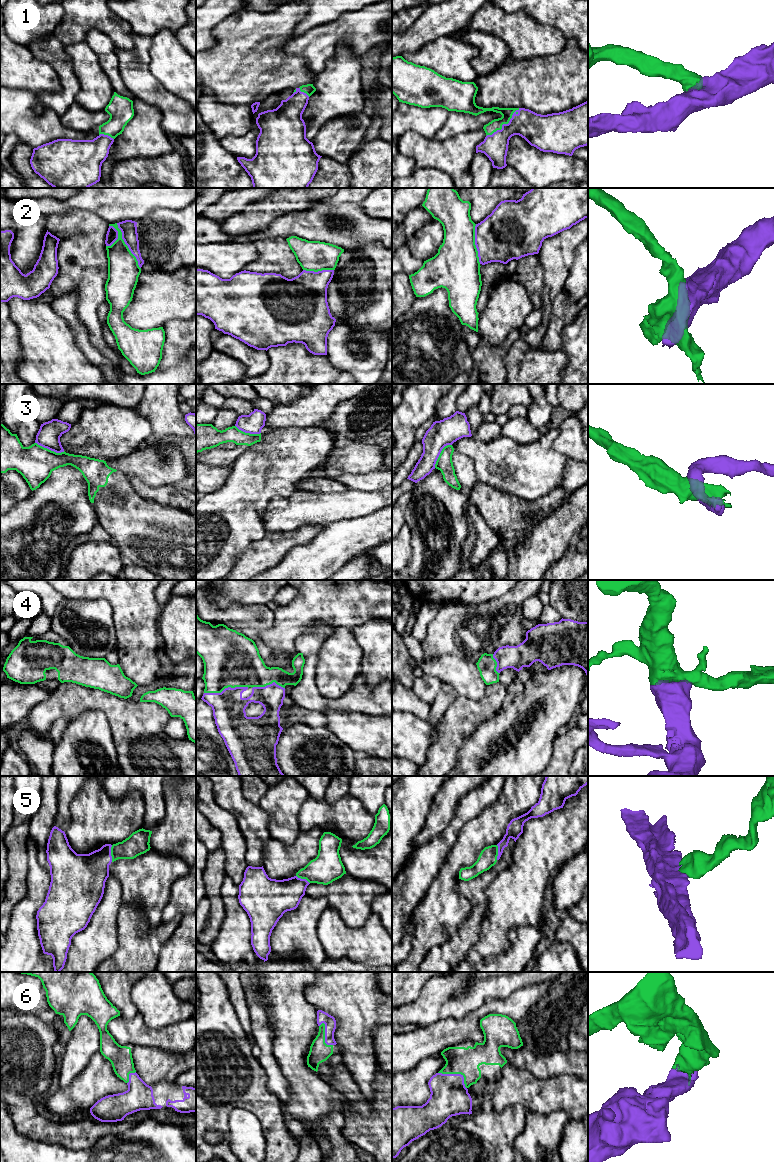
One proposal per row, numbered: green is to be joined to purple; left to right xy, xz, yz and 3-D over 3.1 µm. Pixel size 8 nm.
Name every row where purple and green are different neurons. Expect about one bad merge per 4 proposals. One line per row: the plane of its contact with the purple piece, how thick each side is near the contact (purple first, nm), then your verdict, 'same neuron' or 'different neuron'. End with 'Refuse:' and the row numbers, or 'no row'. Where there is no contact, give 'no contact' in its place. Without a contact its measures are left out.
1: contact in yz; calibres 240 and 90 nm; same neuron
2: contact in xy; calibres 130 and 260 nm; different neuron
3: contact in xy; calibres 190 and 300 nm; different neuron
4: contact in xz; calibres 260 and 440 nm; same neuron
5: contact in xy; calibres 320 and 180 nm; same neuron
6: contact in yz; calibres 300 and 220 nm; same neuron
Refuse: 2, 3

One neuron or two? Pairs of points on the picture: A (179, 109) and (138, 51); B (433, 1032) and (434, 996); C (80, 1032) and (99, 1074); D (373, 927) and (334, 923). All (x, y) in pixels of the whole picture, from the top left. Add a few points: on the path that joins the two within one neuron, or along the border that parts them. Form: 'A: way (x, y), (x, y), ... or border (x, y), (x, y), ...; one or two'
A: way (163, 99), (138, 74), (138, 67); one
B: border (456, 1018), (443, 1018), (419, 1028); two
C: border (99, 1050), (77, 1076); two
D: way (363, 934), (344, 933); one

